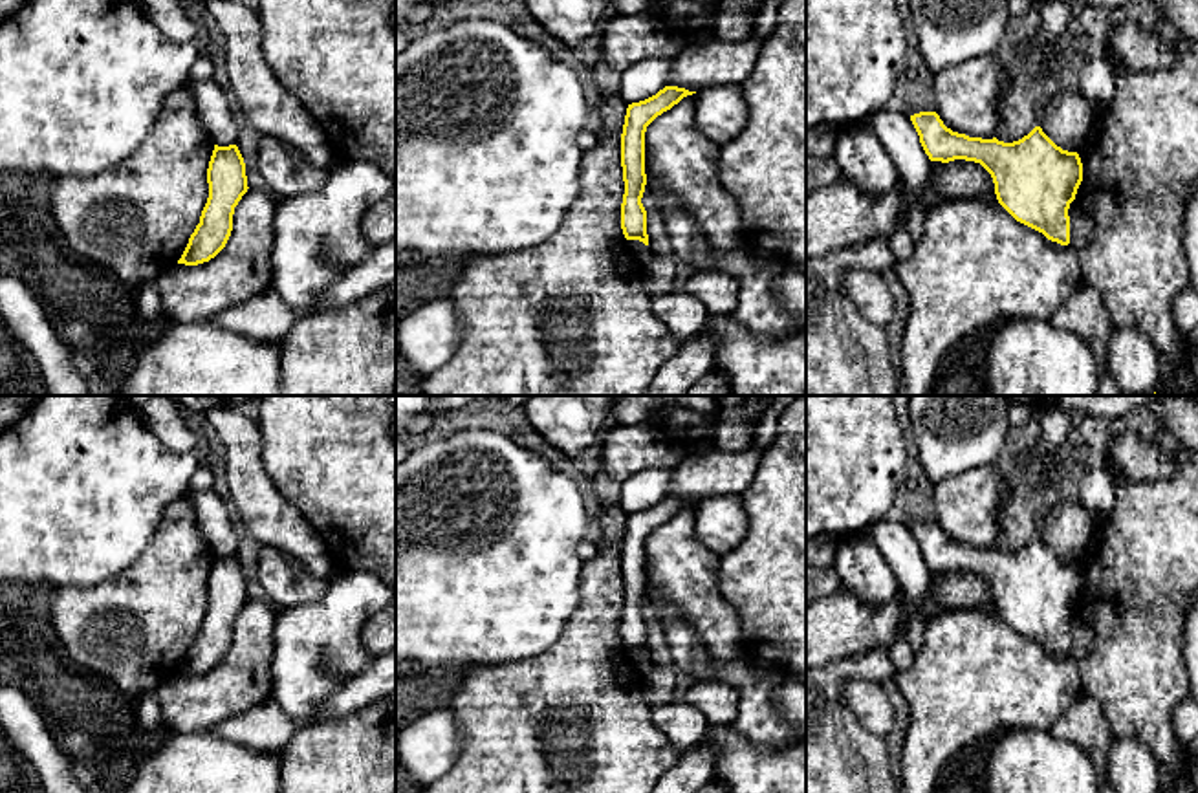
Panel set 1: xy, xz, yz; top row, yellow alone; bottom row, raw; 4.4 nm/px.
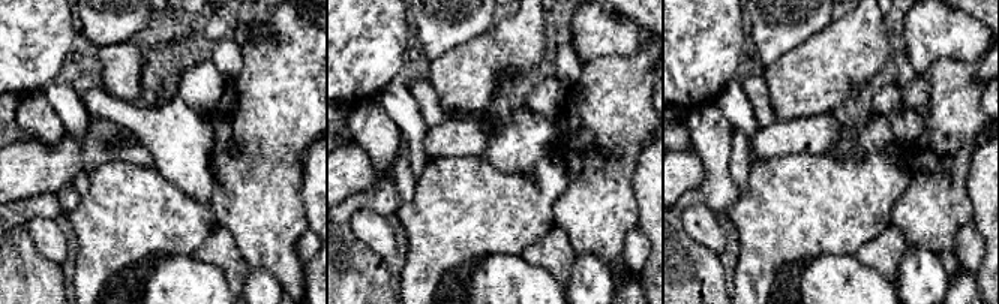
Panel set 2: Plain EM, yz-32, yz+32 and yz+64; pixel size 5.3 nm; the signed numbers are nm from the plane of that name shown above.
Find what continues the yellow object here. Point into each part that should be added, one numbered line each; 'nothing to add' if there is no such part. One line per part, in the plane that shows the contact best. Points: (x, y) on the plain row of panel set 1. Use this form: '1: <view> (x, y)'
nothing to add

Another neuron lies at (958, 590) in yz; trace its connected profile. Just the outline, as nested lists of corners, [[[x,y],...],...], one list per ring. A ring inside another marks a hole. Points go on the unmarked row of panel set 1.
[[[954,570],[929,584],[931,595],[945,608],[967,610],[995,601],[991,584],[975,571]]]

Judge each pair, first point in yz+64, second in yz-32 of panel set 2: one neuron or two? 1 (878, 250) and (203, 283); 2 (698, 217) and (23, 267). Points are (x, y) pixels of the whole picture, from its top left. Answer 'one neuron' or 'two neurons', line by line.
1: two neurons
2: two neurons

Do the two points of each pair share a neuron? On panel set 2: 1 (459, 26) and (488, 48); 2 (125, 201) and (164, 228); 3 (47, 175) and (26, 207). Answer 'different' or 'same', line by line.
1: different
2: same
3: different

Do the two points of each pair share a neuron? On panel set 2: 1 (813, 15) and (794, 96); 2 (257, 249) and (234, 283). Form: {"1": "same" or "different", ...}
{"1": "different", "2": "different"}

